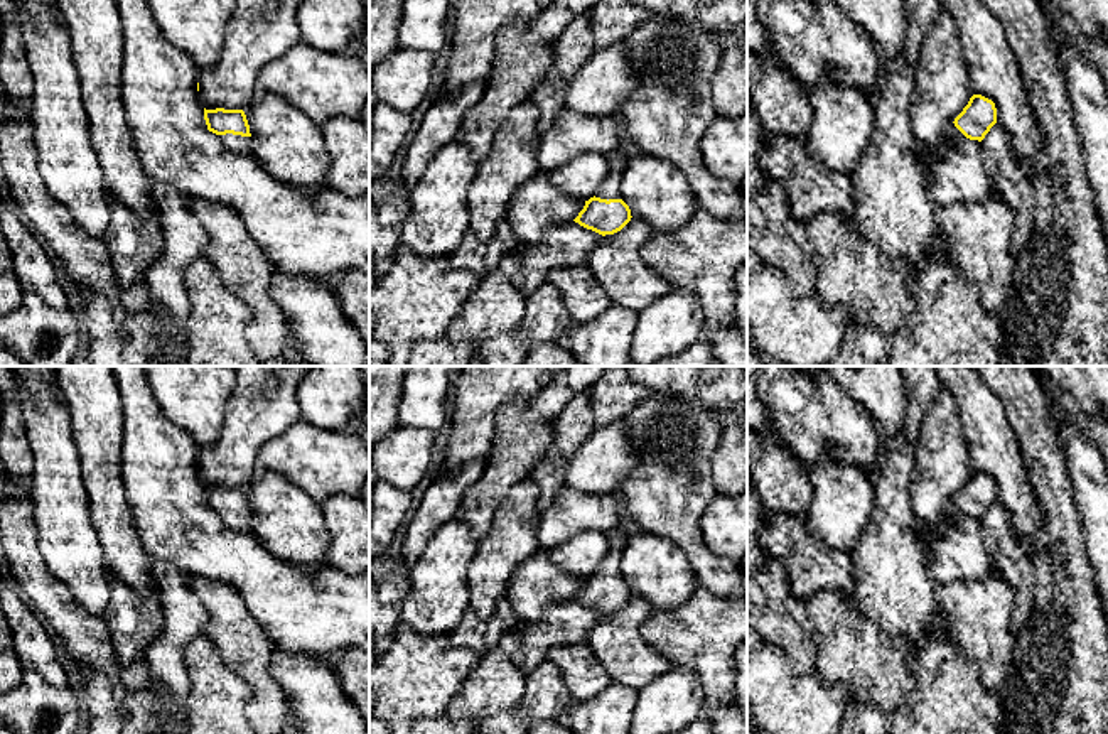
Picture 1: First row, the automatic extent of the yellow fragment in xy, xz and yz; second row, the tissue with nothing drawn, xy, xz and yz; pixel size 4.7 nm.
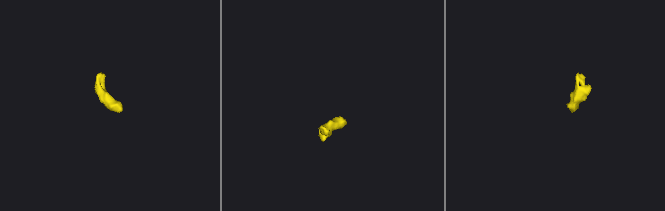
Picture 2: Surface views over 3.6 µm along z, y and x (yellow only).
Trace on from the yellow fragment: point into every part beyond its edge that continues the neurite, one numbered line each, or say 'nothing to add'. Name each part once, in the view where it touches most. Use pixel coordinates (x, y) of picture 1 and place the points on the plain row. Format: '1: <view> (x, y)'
1: xy (236, 522)

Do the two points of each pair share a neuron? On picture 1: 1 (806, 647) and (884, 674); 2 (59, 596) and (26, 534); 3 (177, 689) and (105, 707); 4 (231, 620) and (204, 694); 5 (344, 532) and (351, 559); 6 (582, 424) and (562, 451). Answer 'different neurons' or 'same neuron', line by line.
1: different neurons
2: same neuron
3: different neurons
4: different neurons
5: same neuron
6: same neuron

